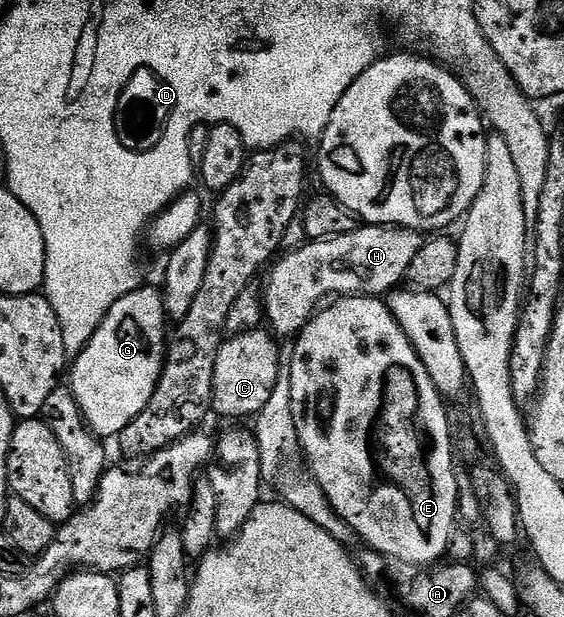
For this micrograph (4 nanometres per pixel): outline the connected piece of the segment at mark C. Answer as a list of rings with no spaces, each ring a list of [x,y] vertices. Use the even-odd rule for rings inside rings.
[[[262,328],[227,337],[216,356],[216,368],[212,376],[213,413],[218,413],[222,418],[248,420],[258,415],[264,404],[271,399],[272,390],[276,386],[279,351],[280,346],[275,335]]]

